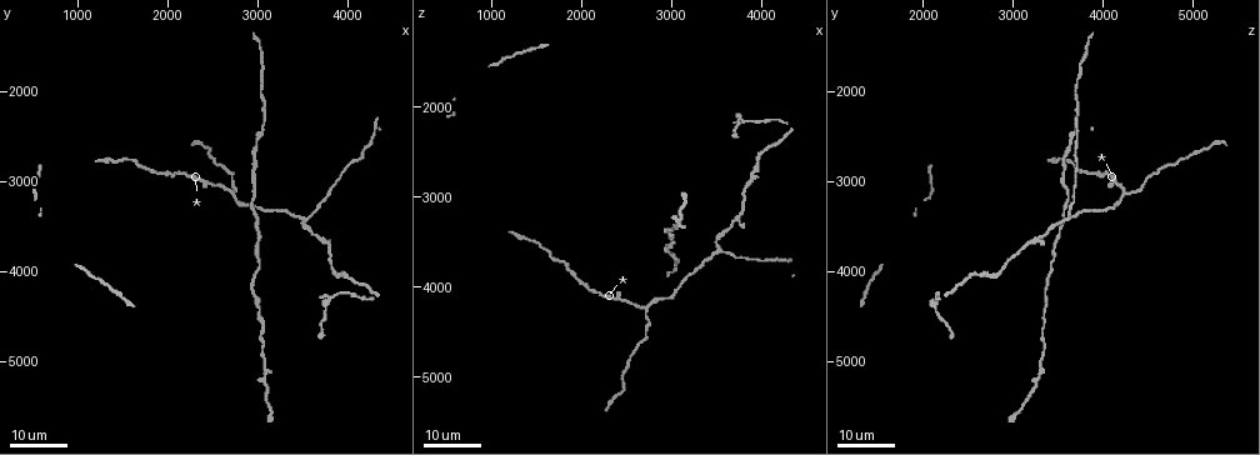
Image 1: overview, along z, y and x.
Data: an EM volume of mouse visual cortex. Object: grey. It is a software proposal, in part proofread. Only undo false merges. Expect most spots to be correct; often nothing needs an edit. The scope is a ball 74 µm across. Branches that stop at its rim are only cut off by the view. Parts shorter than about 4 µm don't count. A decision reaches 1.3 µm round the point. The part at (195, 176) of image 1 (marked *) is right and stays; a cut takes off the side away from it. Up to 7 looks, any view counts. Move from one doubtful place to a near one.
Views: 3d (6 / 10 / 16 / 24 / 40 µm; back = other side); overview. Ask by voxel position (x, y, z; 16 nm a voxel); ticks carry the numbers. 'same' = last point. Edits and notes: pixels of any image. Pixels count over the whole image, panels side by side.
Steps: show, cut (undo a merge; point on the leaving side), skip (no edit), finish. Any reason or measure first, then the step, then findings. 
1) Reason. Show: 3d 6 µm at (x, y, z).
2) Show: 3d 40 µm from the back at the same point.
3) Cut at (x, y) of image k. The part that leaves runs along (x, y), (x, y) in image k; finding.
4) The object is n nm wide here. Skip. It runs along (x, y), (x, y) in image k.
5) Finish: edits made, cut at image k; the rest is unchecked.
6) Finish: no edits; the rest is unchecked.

Narrows sharply. Show: 3d 16 µm at (2950, 2900, 3550).

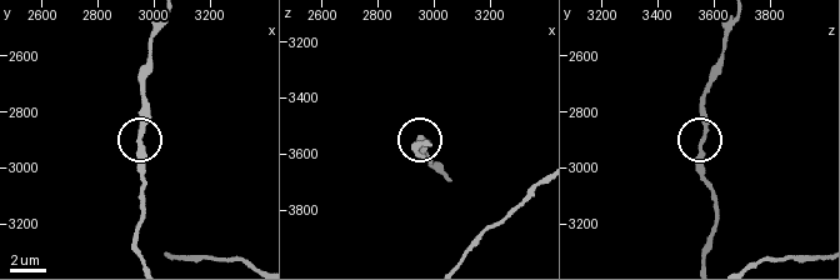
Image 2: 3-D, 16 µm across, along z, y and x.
Show: 3d 10 µm at (2960, 2910, 3560).

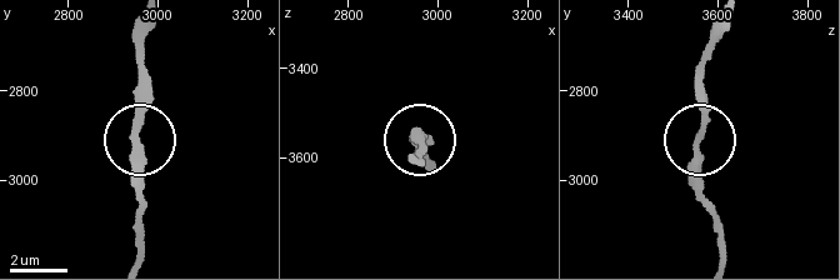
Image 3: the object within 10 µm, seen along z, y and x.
Other side. Show: 3d 10 µm from the back at (2955, 2900, 3560).

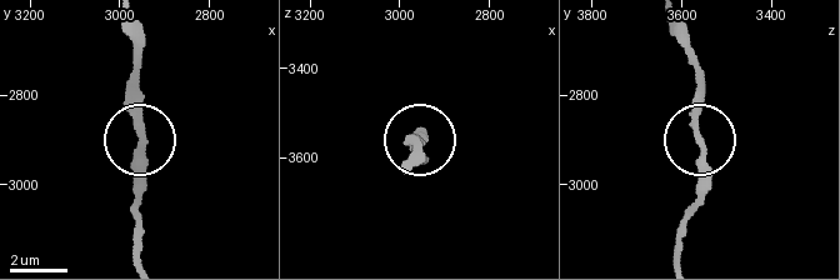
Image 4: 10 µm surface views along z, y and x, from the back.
The object is 270 nm wide here. Skip. Continuous, no second neuron.

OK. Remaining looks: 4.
Three-way junction. Show: 3d 16 µm at (2750, 3150, 4250).

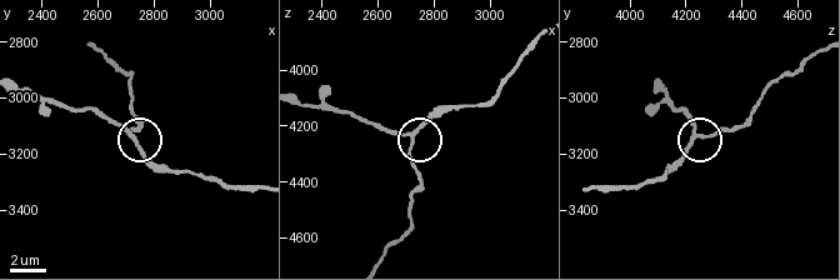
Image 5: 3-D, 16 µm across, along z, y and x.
Show: 3d 6 µm at (2730, 3140, 4220).

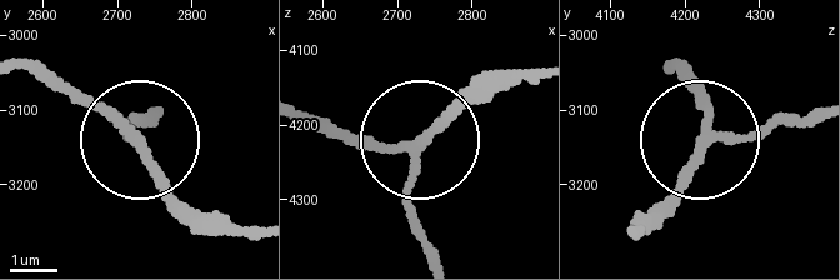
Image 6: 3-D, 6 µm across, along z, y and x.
Show: 3d 6 µm from the back at (2725, 3140, 4230).

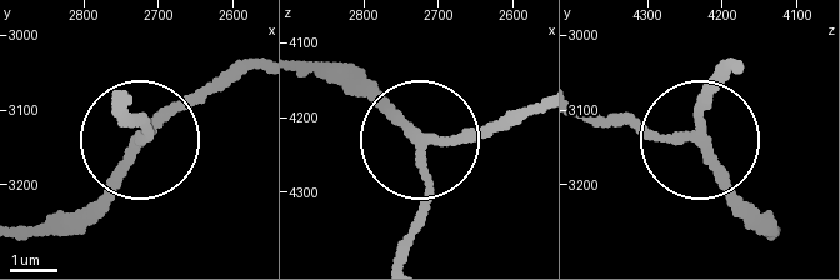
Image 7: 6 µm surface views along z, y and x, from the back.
Skip. It runs along (254, 69), (194, 89), (134, 141), (146, 129), (123, 105) in image 7; all the same neuron.

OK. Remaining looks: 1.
Finish: no edits; the rest is unchecked.

